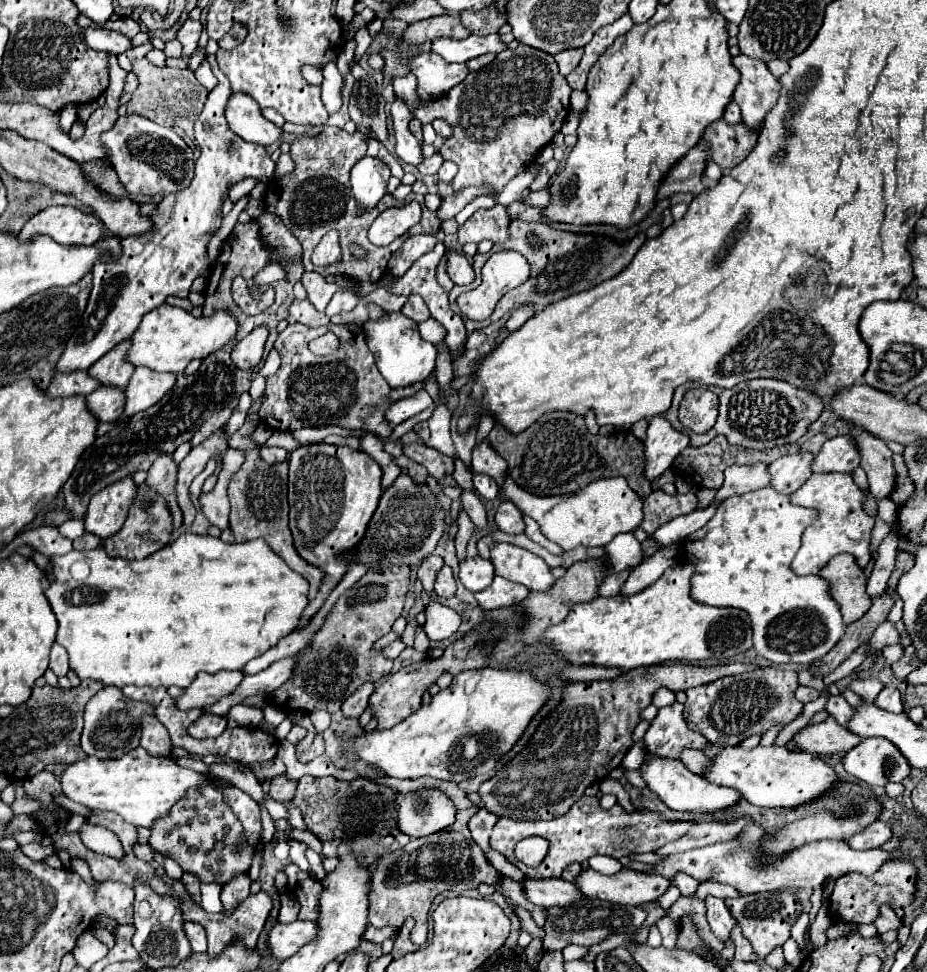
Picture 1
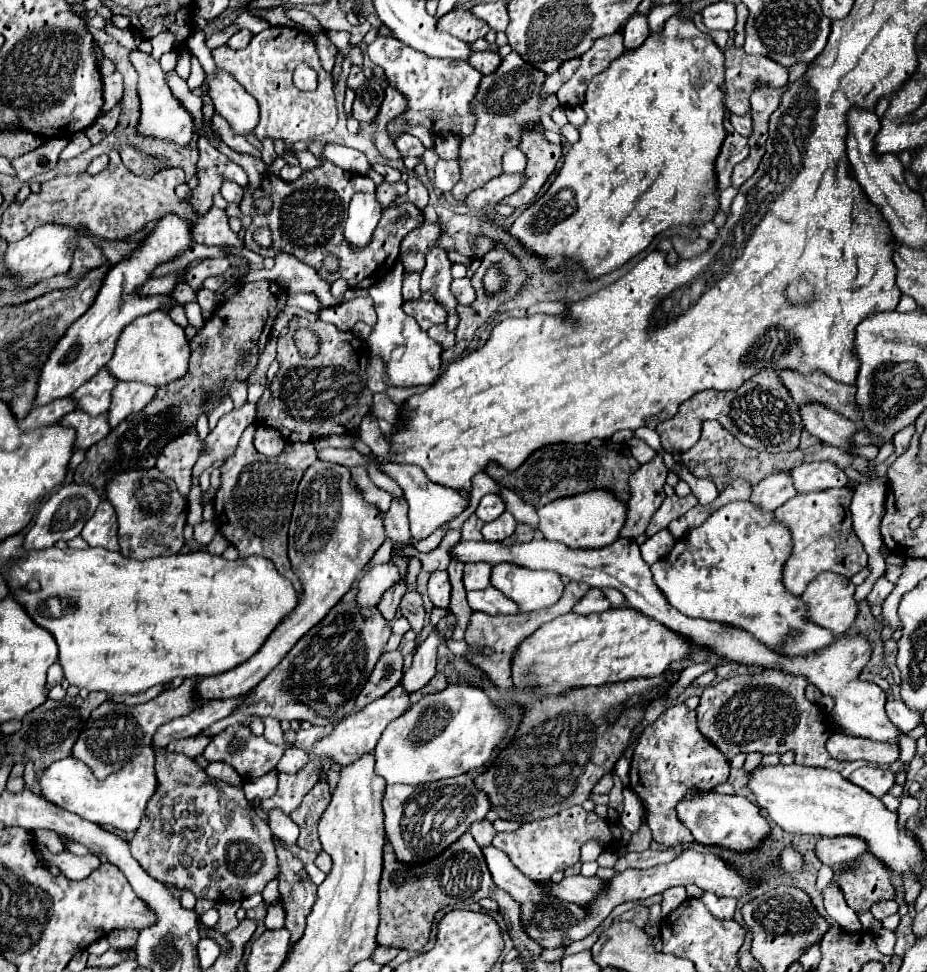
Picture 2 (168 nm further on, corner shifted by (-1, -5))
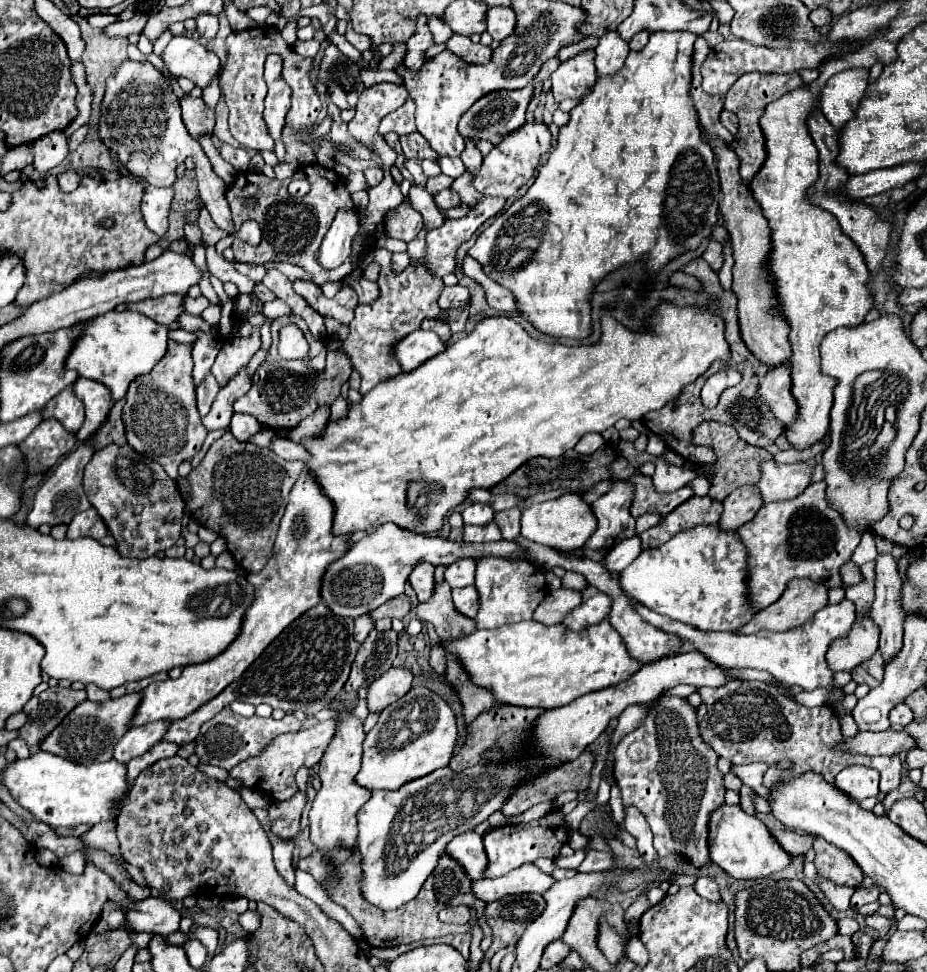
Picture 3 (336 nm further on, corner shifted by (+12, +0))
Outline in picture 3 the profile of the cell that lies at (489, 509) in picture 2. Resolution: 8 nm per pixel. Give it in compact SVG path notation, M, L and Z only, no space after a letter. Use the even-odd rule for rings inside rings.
M474 503L462 511L462 517L466 525L488 525L494 519L494 509L484 503Z

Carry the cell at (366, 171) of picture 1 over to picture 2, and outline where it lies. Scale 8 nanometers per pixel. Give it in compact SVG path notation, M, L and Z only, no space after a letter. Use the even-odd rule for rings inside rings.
M357 192L349 204L349 216L345 224L345 238L355 248L365 246L381 218L383 206L377 202L377 194Z

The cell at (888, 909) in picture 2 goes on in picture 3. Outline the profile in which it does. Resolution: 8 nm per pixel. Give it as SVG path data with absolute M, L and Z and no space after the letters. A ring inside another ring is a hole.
M856 887L852 899L850 899L850 907L852 909L858 909L860 905L866 905L866 903L872 903L876 901L880 895L880 889L878 887L872 887L872 889L866 889L866 887Z

